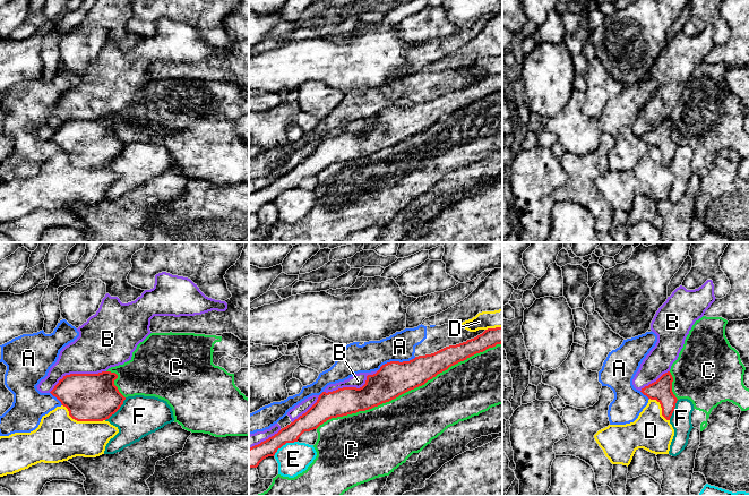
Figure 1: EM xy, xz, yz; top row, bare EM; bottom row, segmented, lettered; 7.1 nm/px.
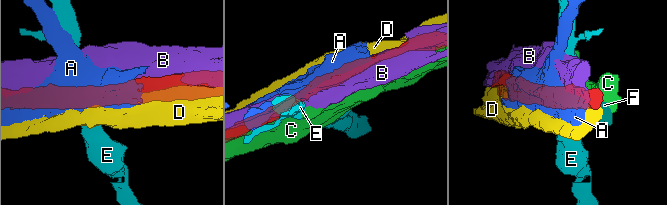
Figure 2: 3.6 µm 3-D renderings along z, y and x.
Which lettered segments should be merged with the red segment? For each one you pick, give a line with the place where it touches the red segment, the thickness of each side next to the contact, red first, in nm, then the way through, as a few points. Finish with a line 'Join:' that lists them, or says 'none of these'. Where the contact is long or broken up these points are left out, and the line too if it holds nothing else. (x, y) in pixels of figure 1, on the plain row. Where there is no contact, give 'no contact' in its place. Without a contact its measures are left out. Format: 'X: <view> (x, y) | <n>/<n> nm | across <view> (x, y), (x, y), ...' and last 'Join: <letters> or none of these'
B: xy (76, 120) | 340/320 nm
Join: B

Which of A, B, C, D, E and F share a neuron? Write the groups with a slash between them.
A / B / C / D F / E

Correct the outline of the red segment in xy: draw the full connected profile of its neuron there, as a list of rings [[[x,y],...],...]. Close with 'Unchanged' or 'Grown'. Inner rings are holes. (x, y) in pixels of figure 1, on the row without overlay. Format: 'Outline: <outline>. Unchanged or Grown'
Outline: [[[166,18],[156,20],[154,34],[145,36],[135,48],[122,50],[118,43],[106,40],[96,60],[77,75],[79,83],[60,97],[57,109],[36,134],[41,139],[51,139],[55,143],[68,155],[69,162],[77,168],[106,166],[120,155],[126,146],[114,131],[118,121],[107,116],[131,106],[137,92],[152,79],[149,72],[154,62],[195,62],[212,57],[225,58],[226,55],[225,48],[206,43],[190,25]]]. Grown

